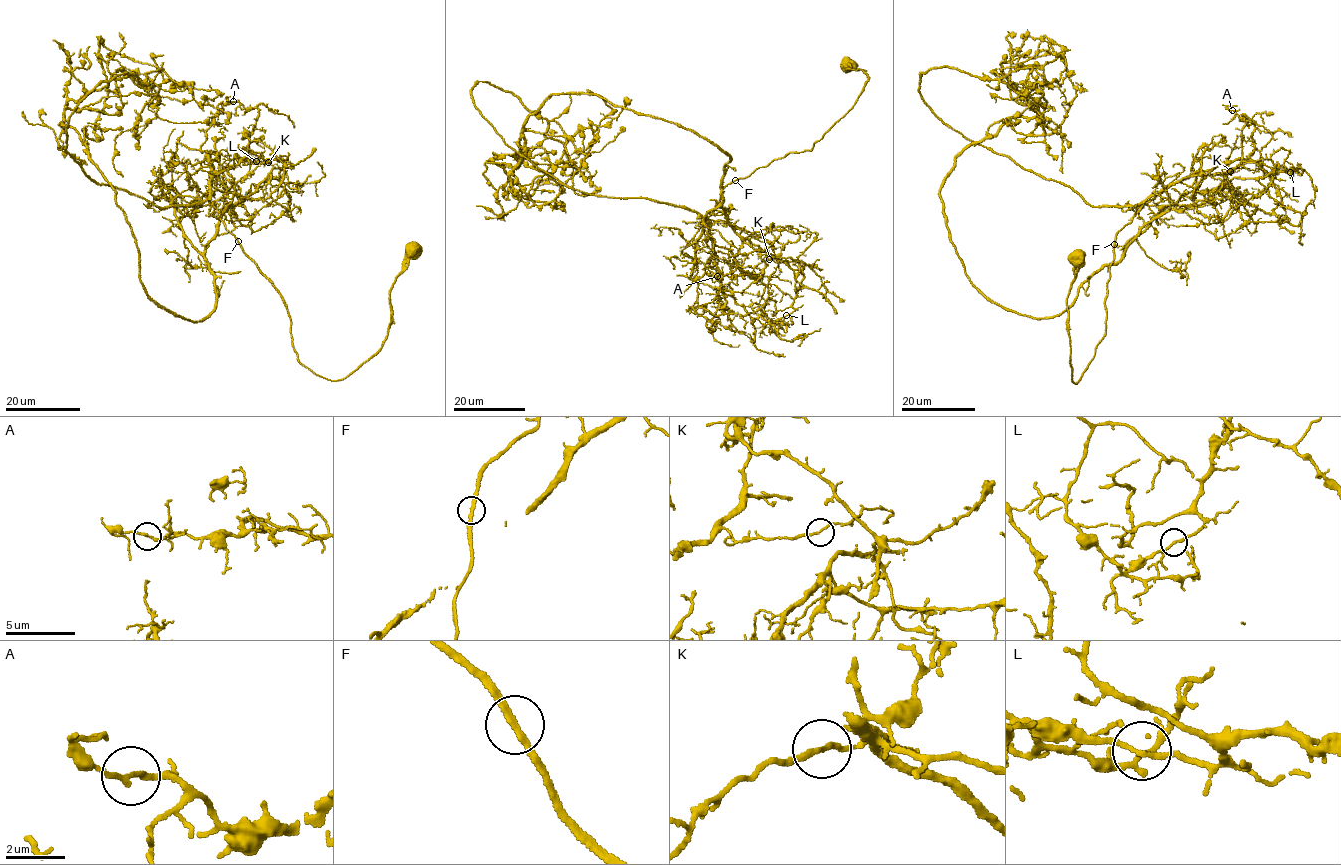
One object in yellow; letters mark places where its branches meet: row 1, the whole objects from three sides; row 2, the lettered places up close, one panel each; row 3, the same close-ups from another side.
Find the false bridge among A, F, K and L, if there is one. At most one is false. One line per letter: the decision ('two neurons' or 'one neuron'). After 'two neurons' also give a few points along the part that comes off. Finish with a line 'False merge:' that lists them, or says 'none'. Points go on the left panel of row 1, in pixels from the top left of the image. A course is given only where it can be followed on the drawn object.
A: one neuron
F: one neuron
K: one neuron
L: two neurons; foreign part runs (256, 161), (292, 164), (225, 206), (190, 321), (148, 297), (59, 124), (130, 76), (154, 97), (133, 135)
False merge: L

